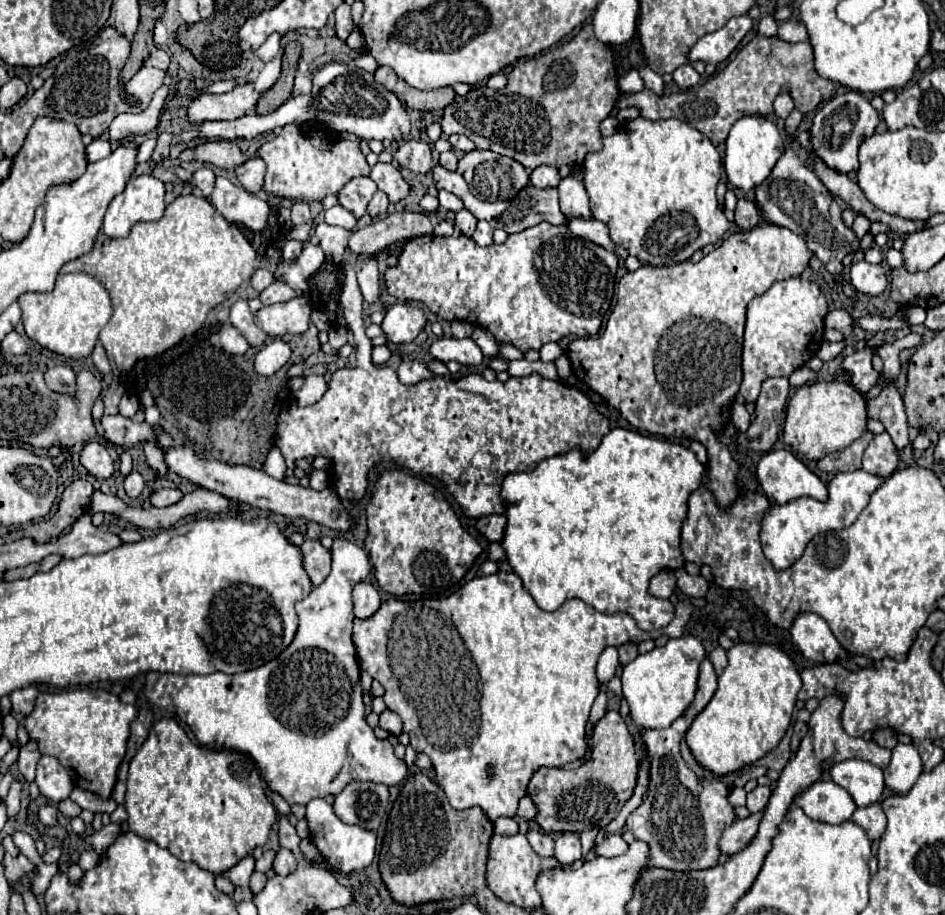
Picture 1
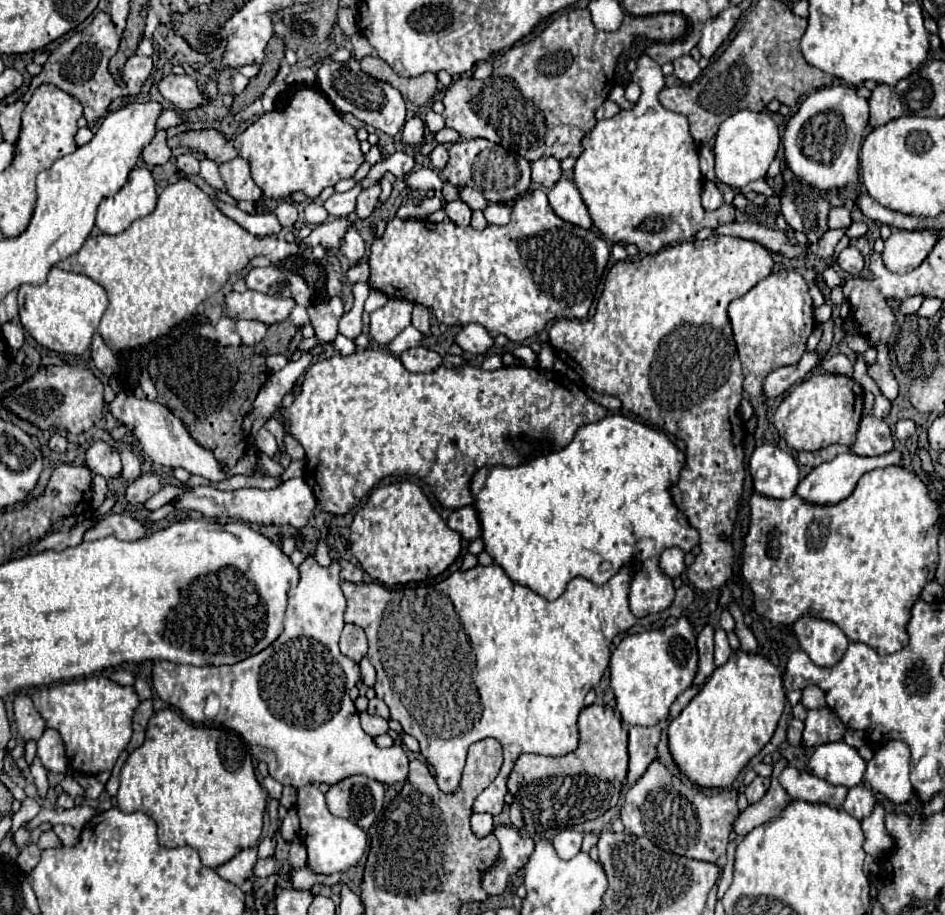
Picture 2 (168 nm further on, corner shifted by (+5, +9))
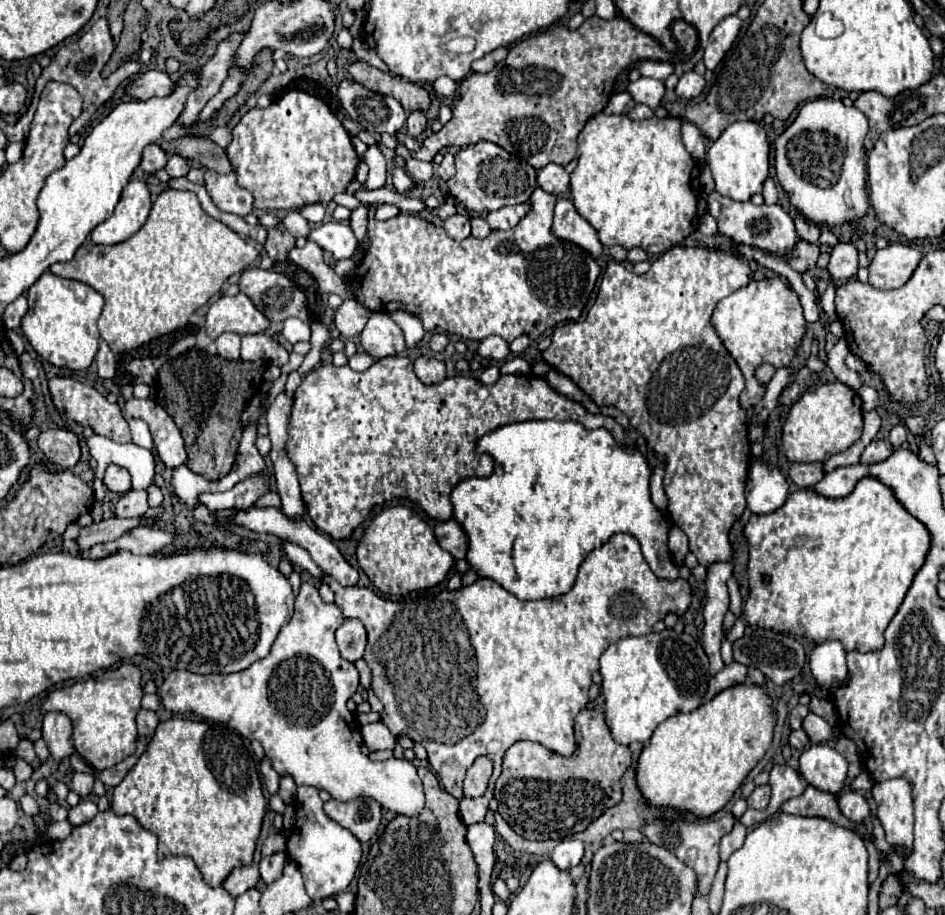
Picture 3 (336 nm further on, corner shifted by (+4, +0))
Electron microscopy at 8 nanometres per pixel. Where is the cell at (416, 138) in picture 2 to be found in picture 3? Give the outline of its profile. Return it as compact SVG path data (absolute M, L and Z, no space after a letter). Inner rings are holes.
M412 111L412 113L408 115L406 133L408 133L410 137L418 139L418 137L420 137L420 135L426 131L426 125L428 125L428 121L426 121L426 115L424 115L424 111Z

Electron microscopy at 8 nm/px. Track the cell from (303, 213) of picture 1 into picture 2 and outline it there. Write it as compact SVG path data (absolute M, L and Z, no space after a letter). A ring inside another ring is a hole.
M281 202L275 208L275 216L279 218L283 228L293 228L297 222L297 206L293 202Z

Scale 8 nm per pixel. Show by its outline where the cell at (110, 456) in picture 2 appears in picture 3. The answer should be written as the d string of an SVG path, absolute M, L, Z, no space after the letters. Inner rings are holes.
M110 465L106 469L106 475L104 475L104 485L110 491L114 491L114 493L128 493L132 489L132 485L130 485L130 473L124 467Z

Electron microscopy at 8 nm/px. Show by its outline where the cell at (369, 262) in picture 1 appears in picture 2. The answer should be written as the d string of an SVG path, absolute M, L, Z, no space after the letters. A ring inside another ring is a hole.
M349 228L341 246L339 246L339 252L343 256L347 256L351 262L361 262L363 256L367 254L367 246L363 242L363 238L359 236L359 232L355 228Z

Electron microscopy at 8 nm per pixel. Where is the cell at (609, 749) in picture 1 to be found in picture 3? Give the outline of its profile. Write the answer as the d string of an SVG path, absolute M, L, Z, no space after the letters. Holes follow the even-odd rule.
M582 709L576 715L574 731L578 731L578 747L572 757L556 757L556 753L534 741L518 741L504 755L502 775L494 785L494 799L498 801L498 813L502 819L526 839L564 839L568 835L580 833L590 821L600 817L604 809L616 805L622 799L620 777L630 765L630 749L612 739L604 723L604 713L596 709Z

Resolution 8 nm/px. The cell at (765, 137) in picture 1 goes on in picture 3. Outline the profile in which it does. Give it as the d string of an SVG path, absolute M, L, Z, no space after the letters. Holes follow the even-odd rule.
M736 121L728 125L722 135L708 149L706 163L716 181L716 191L734 201L750 201L754 193L762 193L762 185L768 177L770 145L766 131L756 121Z

